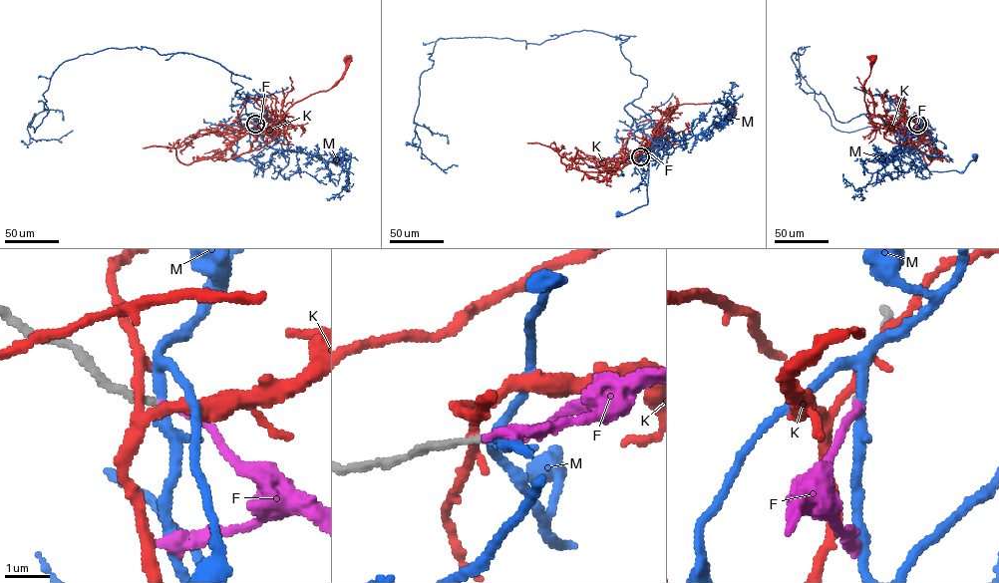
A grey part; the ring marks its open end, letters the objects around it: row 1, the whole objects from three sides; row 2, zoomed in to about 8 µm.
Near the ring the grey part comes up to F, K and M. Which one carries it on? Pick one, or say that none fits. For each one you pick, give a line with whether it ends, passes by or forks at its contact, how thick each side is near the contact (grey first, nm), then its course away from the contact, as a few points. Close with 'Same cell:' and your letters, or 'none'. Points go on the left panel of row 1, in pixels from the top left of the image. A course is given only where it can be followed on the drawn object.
F: it ends | 130/180 nm | via (255, 124), (267, 135)
Same cell: F

